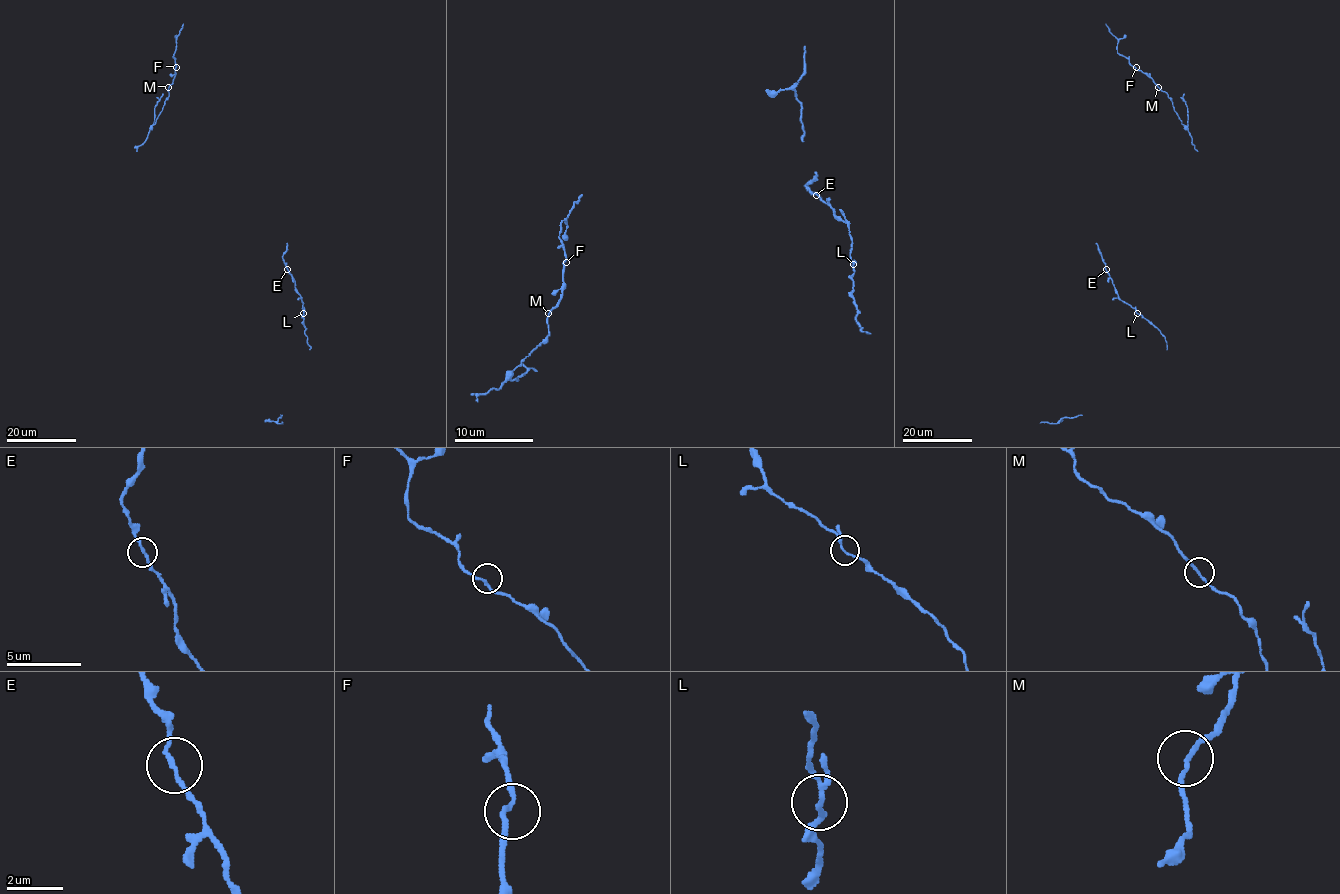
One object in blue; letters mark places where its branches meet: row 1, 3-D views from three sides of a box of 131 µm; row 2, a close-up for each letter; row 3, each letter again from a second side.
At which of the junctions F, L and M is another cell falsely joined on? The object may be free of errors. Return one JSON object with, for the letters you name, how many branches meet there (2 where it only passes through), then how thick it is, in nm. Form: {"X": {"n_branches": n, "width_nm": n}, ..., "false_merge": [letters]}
{"false_merge": []}

